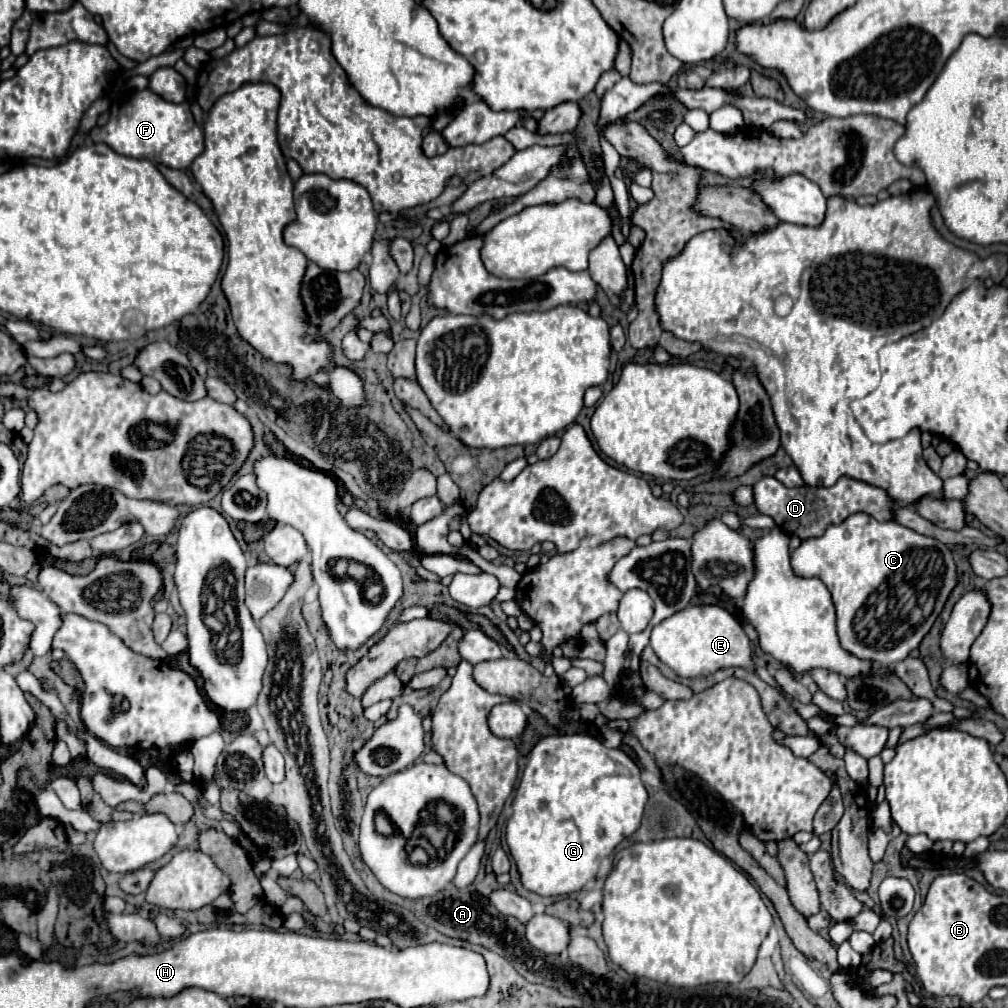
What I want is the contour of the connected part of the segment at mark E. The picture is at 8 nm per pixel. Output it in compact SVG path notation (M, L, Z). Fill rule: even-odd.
M689 606L681 612L675 612L671 618L653 626L649 646L657 658L681 678L697 678L703 674L713 674L721 668L739 666L757 672L763 681L785 694L774 678L776 669L761 665L741 622L720 606Z

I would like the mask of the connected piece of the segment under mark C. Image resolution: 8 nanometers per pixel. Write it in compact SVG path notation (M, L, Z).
M853 514L843 524L829 526L823 536L803 540L791 554L791 568L803 578L819 578L827 586L837 610L837 634L841 646L873 664L895 664L905 660L929 632L957 584L955 562L945 544L897 522L879 522L869 514Z

